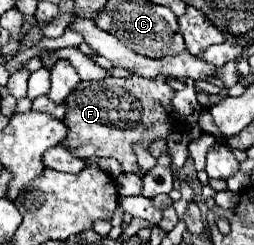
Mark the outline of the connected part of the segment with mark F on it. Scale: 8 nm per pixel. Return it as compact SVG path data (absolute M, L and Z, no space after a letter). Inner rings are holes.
M132 76L132 78L106 78L100 82L78 82L74 90L68 94L66 102L66 128L70 134L66 134L66 146L76 158L88 160L88 158L116 158L122 166L124 172L138 172L136 156L132 150L132 144L142 144L148 148L156 138L168 138L170 126L174 126L174 112L172 112L172 100L174 90L166 84L164 76L156 78L142 78L142 76Z

